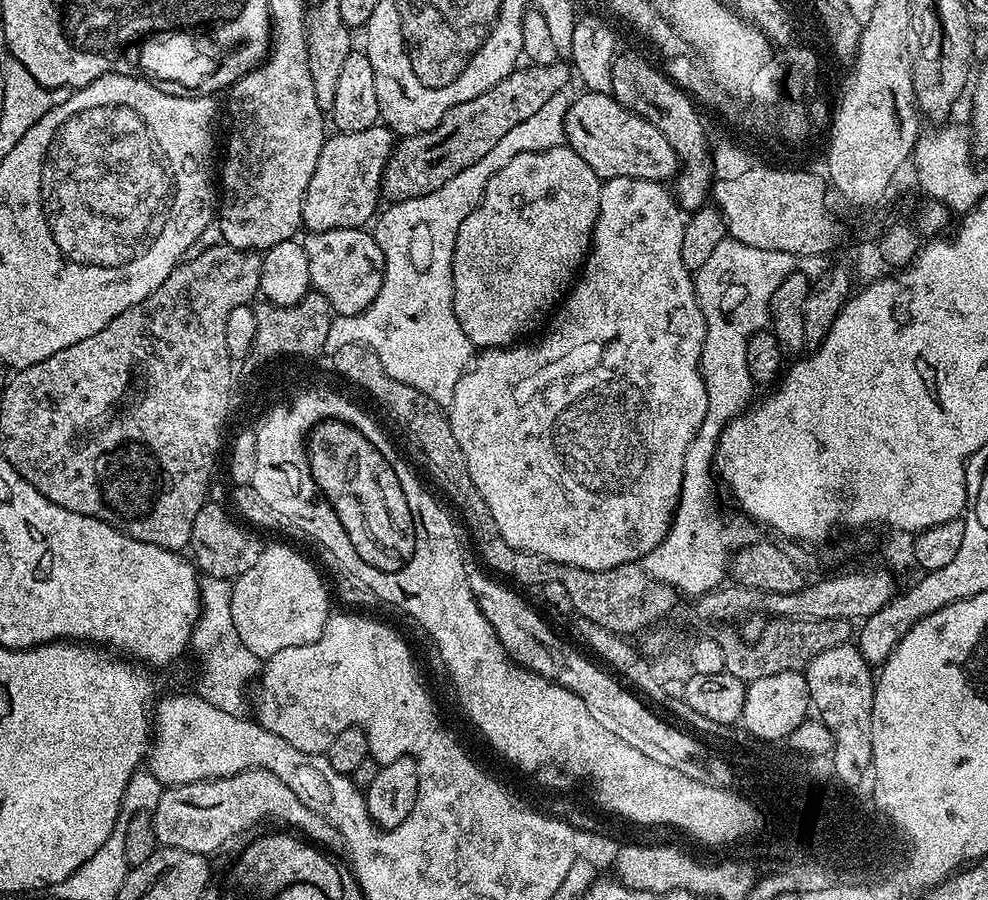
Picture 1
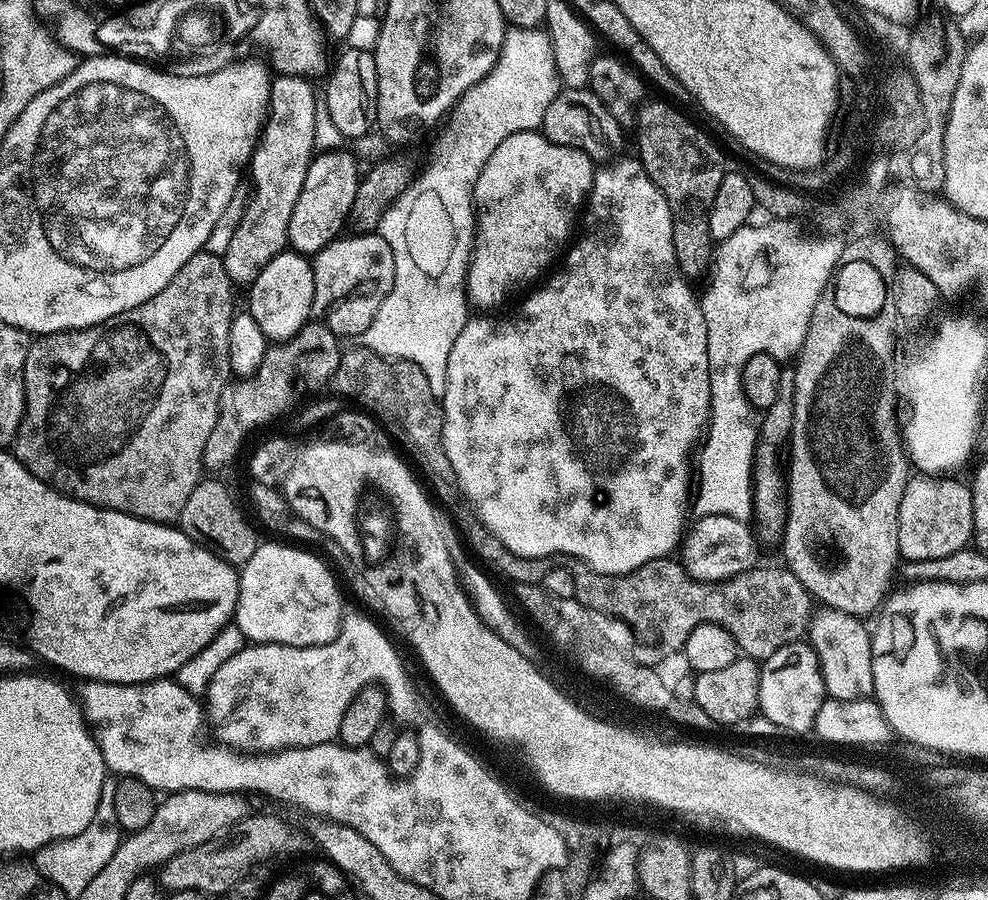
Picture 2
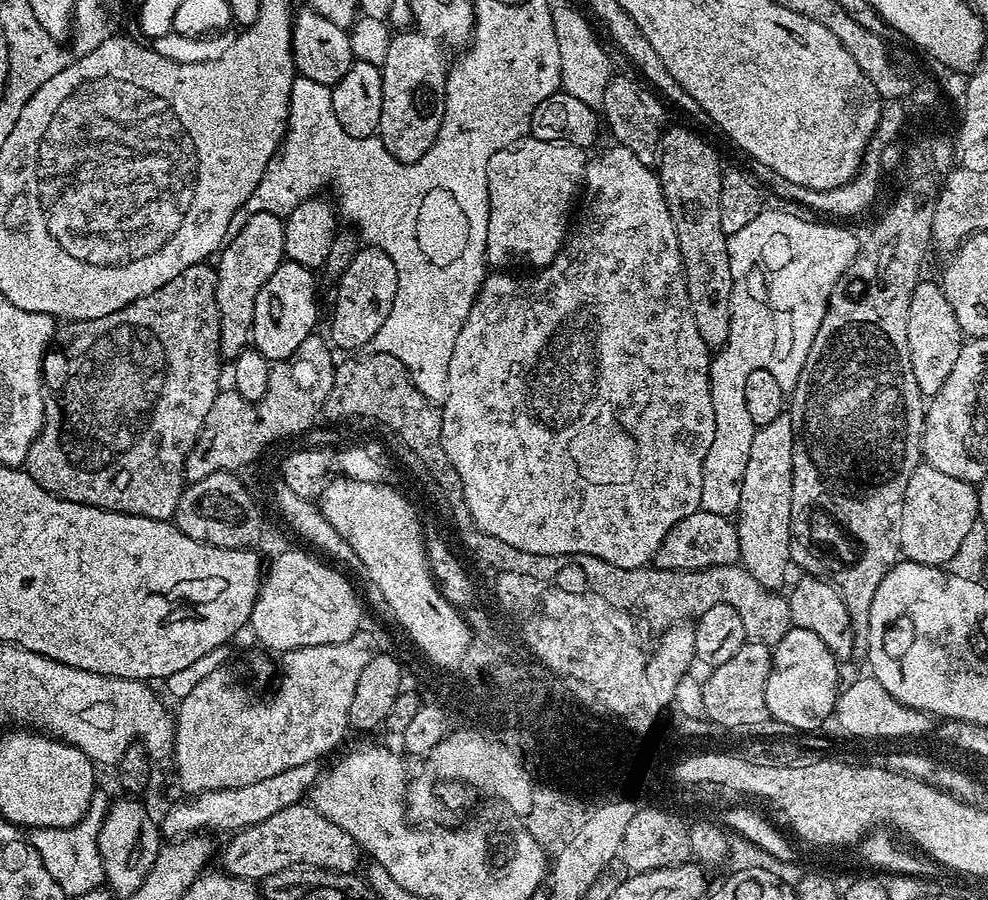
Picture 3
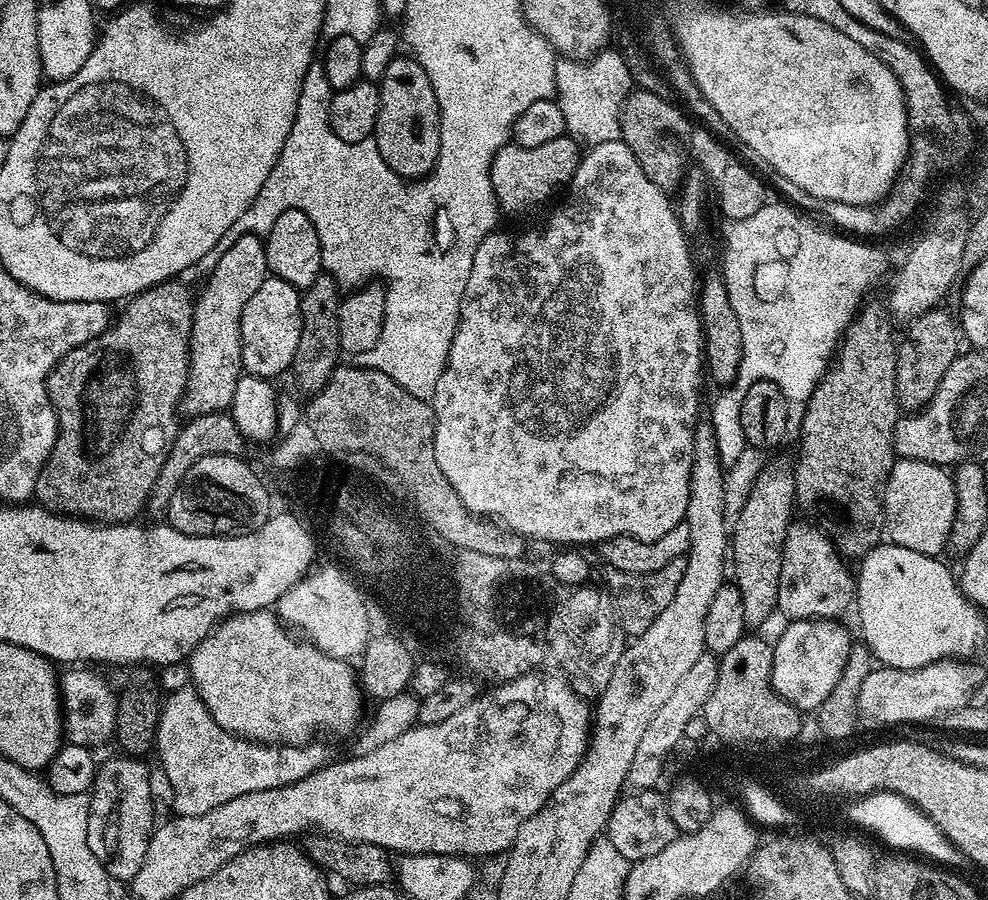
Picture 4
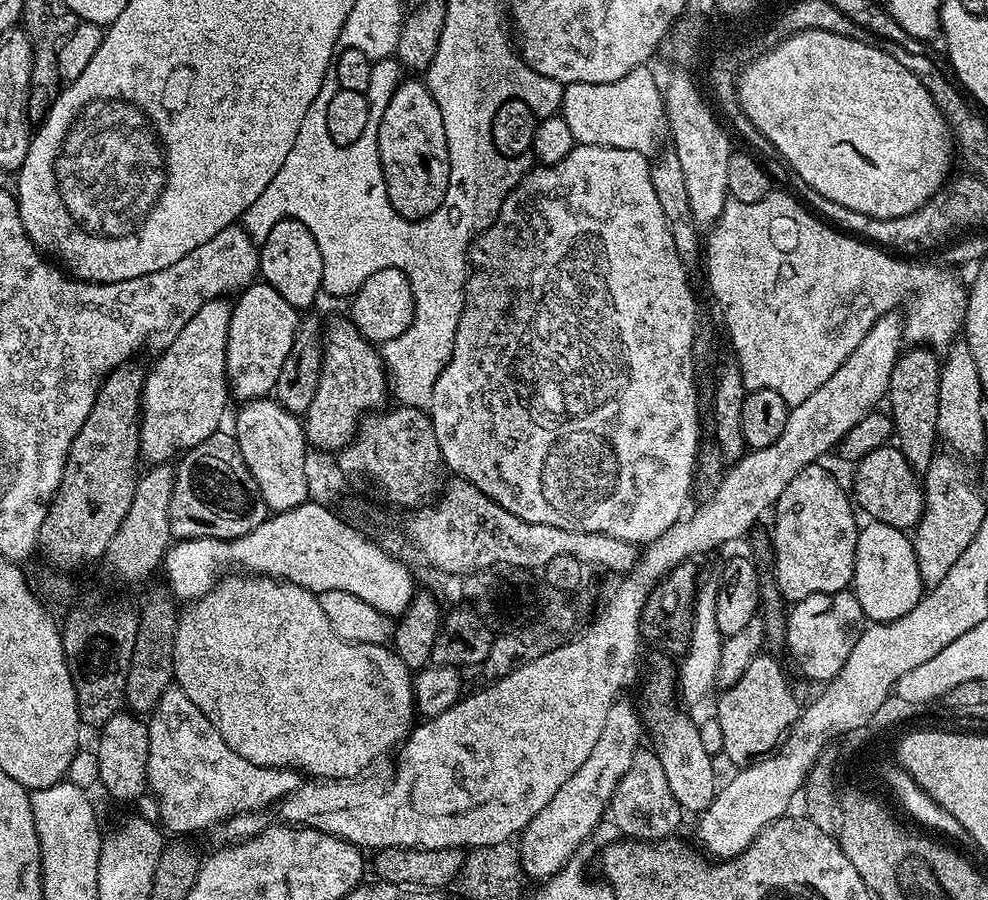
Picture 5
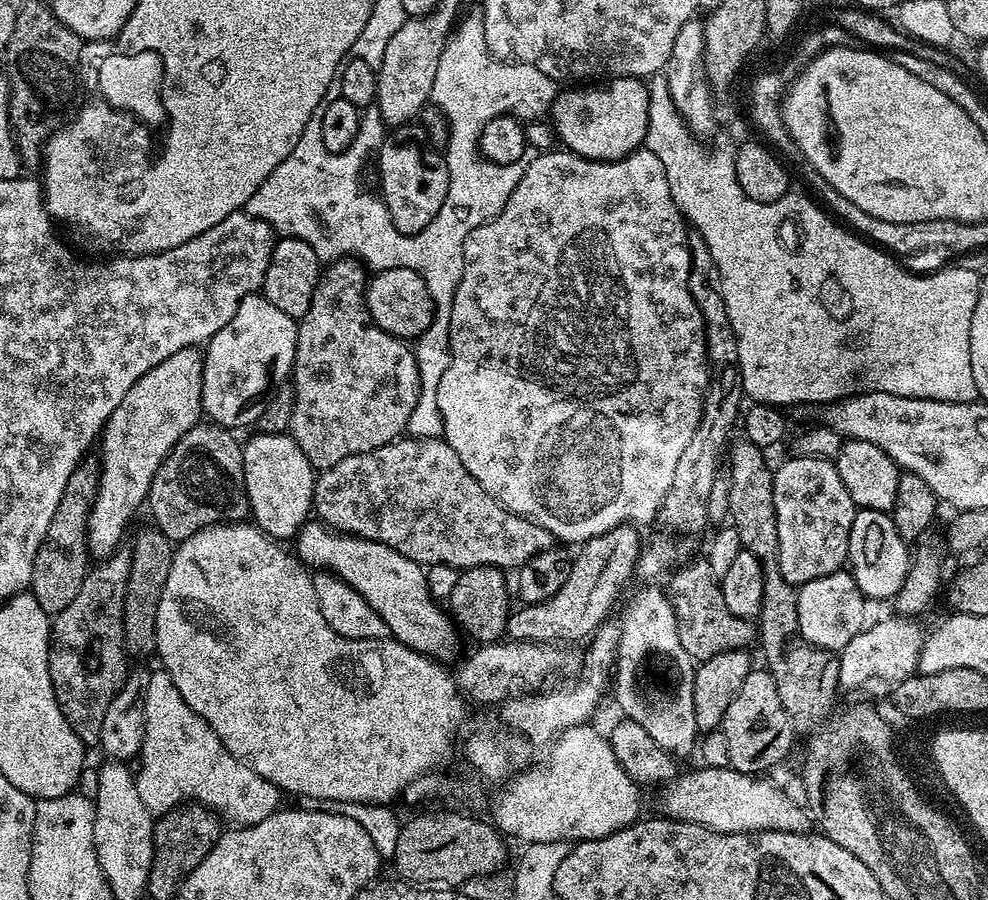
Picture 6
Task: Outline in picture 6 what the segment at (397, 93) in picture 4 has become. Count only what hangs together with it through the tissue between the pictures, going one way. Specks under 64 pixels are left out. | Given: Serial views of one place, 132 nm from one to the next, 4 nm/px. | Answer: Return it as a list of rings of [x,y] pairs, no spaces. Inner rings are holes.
[[[411,122],[393,127],[385,135],[378,149],[381,188],[379,191],[394,226],[407,236],[426,230],[426,226],[434,222],[438,210],[442,210],[442,202],[446,202],[448,193],[447,159],[441,153],[439,156],[438,153],[431,152],[423,144],[424,132],[418,124]]]

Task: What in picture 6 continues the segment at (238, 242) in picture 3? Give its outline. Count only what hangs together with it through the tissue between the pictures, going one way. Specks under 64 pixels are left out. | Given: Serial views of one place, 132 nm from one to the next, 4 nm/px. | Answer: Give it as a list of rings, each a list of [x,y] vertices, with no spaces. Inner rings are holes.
[[[199,347],[178,350],[166,362],[158,362],[158,366],[146,370],[126,390],[126,398],[118,402],[114,414],[110,414],[98,440],[100,481],[88,515],[88,551],[93,557],[111,556],[121,547],[120,539],[132,515],[145,507],[158,466],[162,466],[166,454],[174,450],[182,434],[201,423],[203,369],[204,354]]]

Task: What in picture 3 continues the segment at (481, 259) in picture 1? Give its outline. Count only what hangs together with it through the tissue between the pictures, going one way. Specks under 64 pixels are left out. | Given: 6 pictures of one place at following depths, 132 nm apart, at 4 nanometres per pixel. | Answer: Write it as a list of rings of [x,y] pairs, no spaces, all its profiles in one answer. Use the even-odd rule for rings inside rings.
[[[525,138],[498,150],[494,158],[488,160],[488,225],[484,258],[489,265],[512,266],[508,264],[517,260],[520,264],[533,264],[531,267],[539,270],[560,253],[560,247],[570,231],[570,213],[584,183],[584,171],[589,159],[589,153],[577,144]]]

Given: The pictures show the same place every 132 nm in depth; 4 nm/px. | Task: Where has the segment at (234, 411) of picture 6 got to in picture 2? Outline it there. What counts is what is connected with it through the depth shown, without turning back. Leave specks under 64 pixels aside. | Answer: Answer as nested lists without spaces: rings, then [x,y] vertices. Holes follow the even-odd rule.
[[[285,250],[266,262],[266,270],[254,278],[248,292],[246,310],[262,326],[262,334],[269,341],[283,342],[289,340],[304,324],[313,319],[312,303],[314,302],[314,270],[312,261],[307,255]]]

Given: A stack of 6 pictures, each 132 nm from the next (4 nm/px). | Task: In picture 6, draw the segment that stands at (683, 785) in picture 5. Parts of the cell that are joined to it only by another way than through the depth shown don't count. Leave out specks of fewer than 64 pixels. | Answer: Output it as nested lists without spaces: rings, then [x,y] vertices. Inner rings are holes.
[[[644,586],[641,592],[636,592],[628,600],[624,613],[618,619],[620,644],[616,648],[616,663],[614,665],[614,680],[616,676],[616,704],[621,708],[627,719],[638,722],[650,733],[650,738],[662,746],[669,756],[681,758],[692,752],[696,744],[698,729],[694,718],[694,661],[682,646],[682,638],[678,634],[678,622],[674,618],[672,603],[668,601],[665,589]]]

